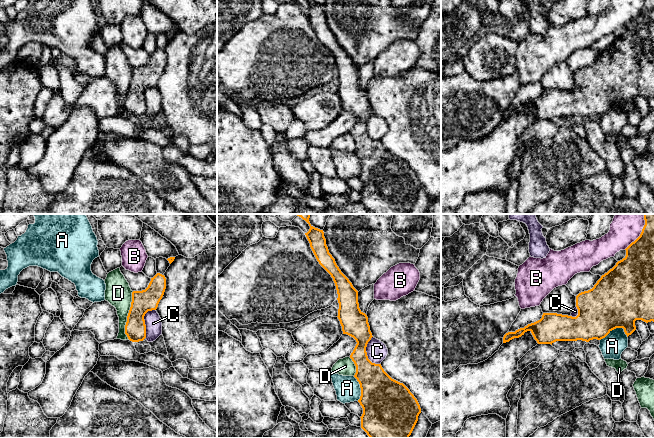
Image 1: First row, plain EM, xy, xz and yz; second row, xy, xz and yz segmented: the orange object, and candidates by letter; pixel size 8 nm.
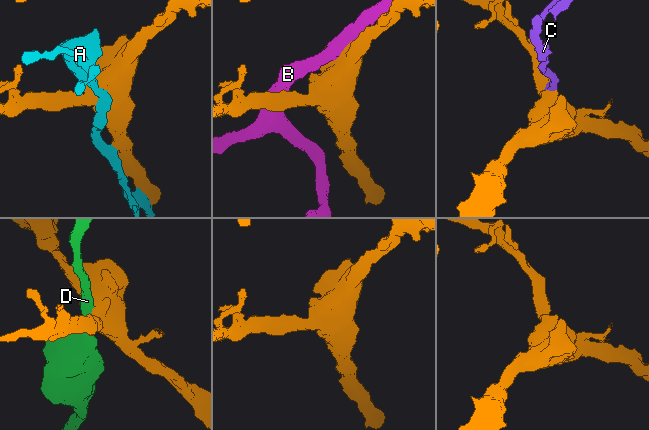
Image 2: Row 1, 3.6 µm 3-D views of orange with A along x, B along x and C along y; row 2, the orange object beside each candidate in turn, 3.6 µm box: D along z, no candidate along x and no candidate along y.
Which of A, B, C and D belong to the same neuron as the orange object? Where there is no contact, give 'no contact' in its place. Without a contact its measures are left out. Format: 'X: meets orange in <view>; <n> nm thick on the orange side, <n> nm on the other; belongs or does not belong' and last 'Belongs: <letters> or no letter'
A: meets orange in yz; 440 nm thick on the orange side, 190 nm on the other; does not belong
B: meets orange in yz; 240 nm thick on the orange side, 260 nm on the other; does not belong
C: meets orange in xy; 180 nm thick on the orange side, 130 nm on the other; does not belong
D: meets orange in xy; 180 nm thick on the orange side, 220 nm on the other; belongs
Belongs: D

